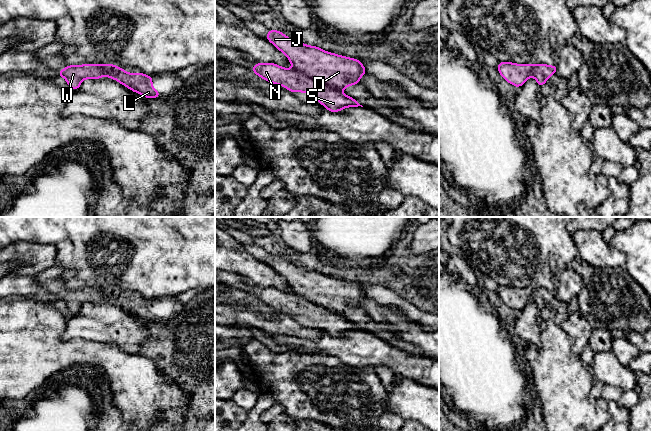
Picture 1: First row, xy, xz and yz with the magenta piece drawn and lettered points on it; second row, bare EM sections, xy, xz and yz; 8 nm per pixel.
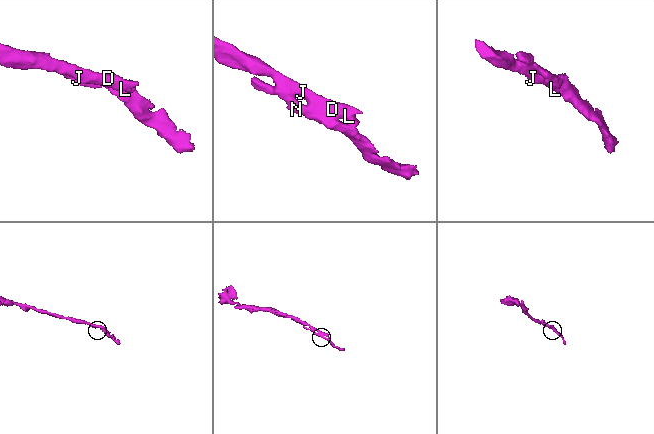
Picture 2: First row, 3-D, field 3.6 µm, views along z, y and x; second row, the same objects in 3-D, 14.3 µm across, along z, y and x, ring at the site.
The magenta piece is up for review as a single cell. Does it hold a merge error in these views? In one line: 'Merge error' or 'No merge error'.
Merge error

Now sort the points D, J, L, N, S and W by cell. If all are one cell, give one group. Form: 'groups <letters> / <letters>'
groups D J L / N S W

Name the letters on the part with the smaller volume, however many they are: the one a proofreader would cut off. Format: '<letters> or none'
N, S, W

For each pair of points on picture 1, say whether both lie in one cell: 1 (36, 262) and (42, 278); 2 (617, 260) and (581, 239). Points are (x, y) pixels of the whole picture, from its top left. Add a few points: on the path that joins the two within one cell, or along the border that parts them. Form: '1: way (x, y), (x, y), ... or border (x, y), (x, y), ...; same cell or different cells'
1: border (53, 264), (35, 275); different cells
2: way (608, 257), (598, 253), (590, 245); same cell

